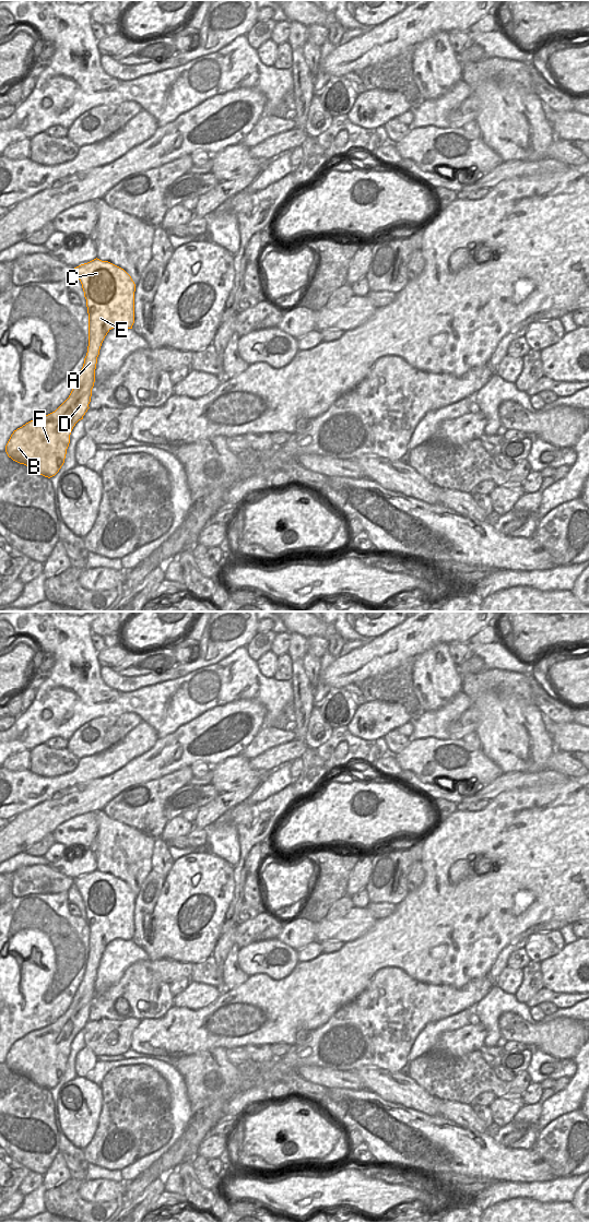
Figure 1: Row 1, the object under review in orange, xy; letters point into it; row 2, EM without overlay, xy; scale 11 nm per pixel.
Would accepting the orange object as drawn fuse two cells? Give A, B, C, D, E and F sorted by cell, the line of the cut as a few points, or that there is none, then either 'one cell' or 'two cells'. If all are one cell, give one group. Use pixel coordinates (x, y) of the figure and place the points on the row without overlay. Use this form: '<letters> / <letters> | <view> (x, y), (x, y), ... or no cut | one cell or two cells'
A B C D E F | no cut | one cell

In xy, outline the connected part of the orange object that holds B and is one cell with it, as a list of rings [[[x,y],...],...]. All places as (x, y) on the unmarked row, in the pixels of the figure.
[[[96,869],[74,879],[74,884],[82,895],[89,925],[89,958],[83,978],[69,1009],[55,1023],[14,1042],[5,1057],[9,1069],[48,1090],[55,1088],[63,1077],[71,1043],[90,1020],[97,969],[105,948],[116,938],[132,940],[134,935],[136,895],[123,880]]]

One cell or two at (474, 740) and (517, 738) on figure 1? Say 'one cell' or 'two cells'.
two cells

